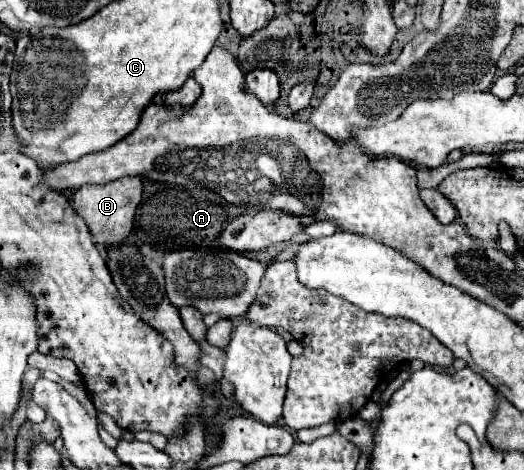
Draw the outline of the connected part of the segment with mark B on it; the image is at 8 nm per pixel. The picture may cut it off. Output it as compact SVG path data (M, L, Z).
M135 175L135 177L117 179L117 181L105 183L105 185L81 187L73 197L73 207L85 219L99 249L109 249L111 245L123 241L129 235L129 231L133 227L137 205L141 203L141 197L143 197L143 179Z

